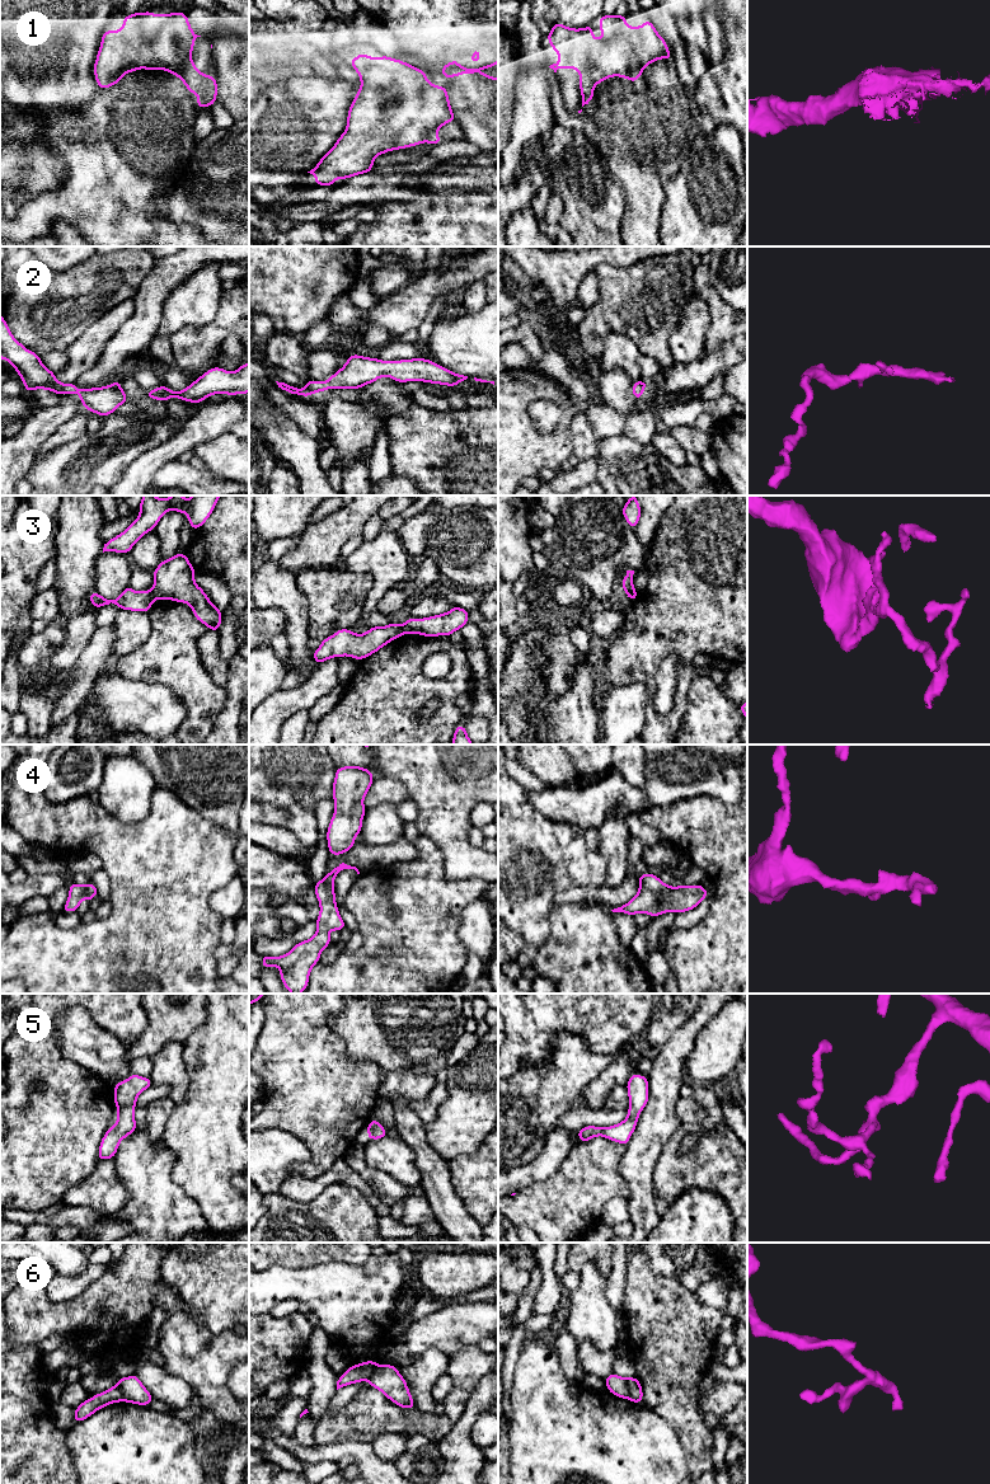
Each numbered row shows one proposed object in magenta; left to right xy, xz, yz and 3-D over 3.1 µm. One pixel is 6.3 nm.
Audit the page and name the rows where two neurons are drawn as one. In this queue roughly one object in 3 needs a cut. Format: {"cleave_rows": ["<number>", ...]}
{"cleave_rows": ["3", "6"]}

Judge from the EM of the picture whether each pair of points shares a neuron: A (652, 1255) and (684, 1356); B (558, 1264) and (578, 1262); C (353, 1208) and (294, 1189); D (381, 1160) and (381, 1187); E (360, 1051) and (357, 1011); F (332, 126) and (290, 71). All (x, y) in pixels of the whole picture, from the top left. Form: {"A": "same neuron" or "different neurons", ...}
{"A": "different neurons", "B": "different neurons", "C": "different neurons", "D": "different neurons", "E": "same neuron", "F": "different neurons"}

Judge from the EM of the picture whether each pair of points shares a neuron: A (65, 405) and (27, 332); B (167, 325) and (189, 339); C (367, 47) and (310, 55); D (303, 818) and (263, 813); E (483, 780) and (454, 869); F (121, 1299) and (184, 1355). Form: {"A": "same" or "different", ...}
{"A": "different", "B": "different", "C": "different", "D": "same", "E": "same", "F": "different"}

